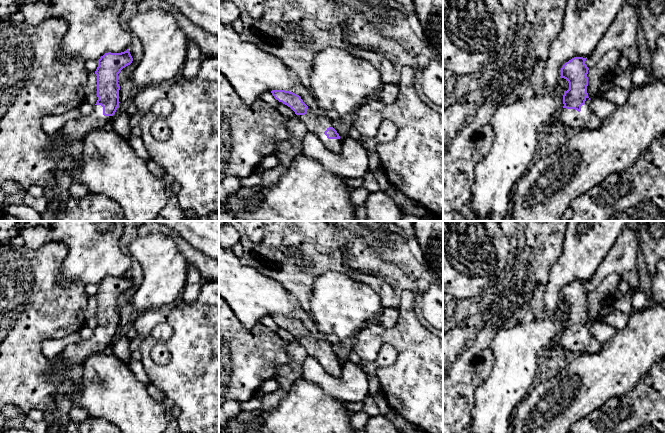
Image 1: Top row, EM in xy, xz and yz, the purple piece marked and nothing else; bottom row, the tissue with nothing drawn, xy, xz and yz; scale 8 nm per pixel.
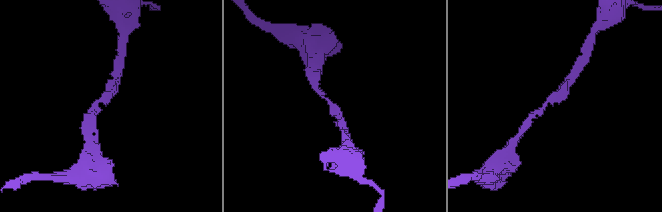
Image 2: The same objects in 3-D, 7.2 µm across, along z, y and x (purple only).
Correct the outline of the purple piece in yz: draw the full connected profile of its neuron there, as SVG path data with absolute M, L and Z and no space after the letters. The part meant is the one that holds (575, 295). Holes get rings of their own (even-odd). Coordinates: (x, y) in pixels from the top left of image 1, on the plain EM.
M574 281L561 292L560 302L569 307L569 313L563 319L564 330L557 340L562 351L593 354L601 349L602 344L590 332L591 325L587 317L589 292L585 288L586 283L587 281Z

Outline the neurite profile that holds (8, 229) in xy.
M0 221L0 241L9 241L20 234L18 221Z

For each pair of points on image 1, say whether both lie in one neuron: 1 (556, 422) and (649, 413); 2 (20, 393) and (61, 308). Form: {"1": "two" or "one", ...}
{"1": "two", "2": "one"}

